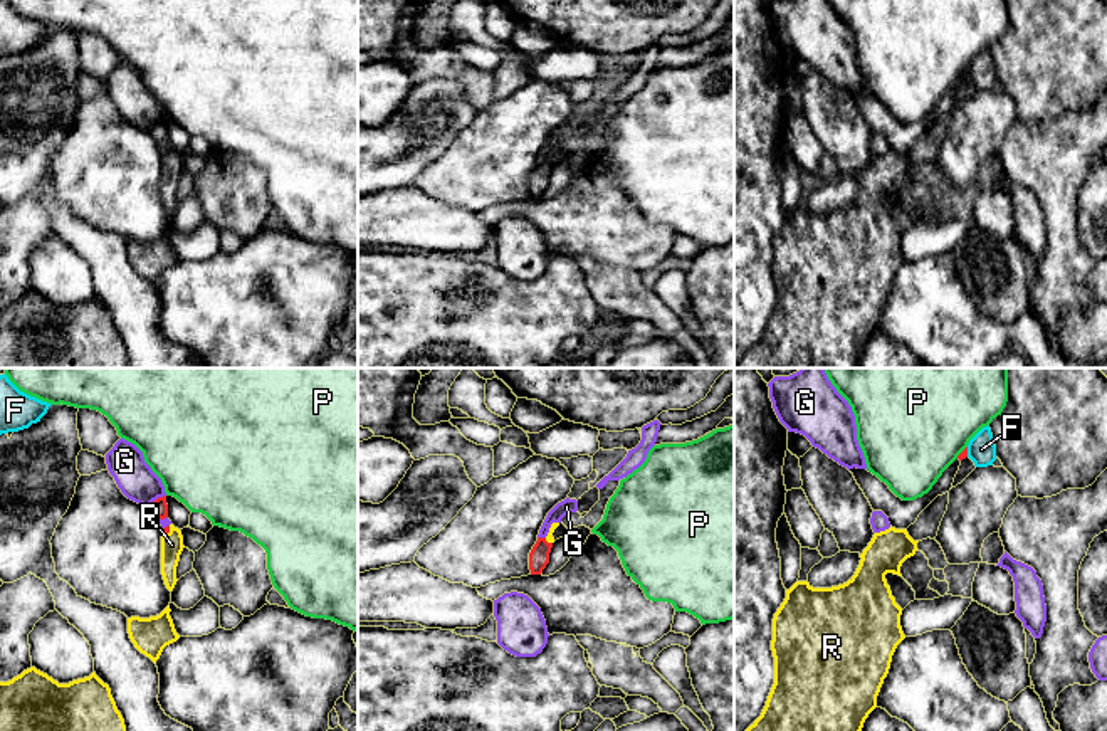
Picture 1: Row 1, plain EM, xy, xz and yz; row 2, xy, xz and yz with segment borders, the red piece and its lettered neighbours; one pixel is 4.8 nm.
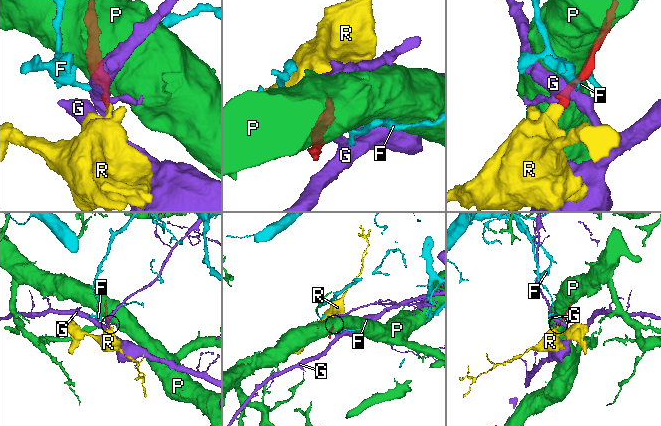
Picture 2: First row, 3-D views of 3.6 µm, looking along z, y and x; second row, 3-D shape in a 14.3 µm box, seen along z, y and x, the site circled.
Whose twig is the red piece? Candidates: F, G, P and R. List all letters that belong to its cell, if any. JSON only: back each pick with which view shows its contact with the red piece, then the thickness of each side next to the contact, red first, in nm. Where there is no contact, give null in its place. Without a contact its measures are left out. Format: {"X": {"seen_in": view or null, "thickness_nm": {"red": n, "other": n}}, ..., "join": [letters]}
{"R": {"seen_in": "xy", "thickness_nm": {"red": 30, "other": 110}}, "join": ["R"]}

